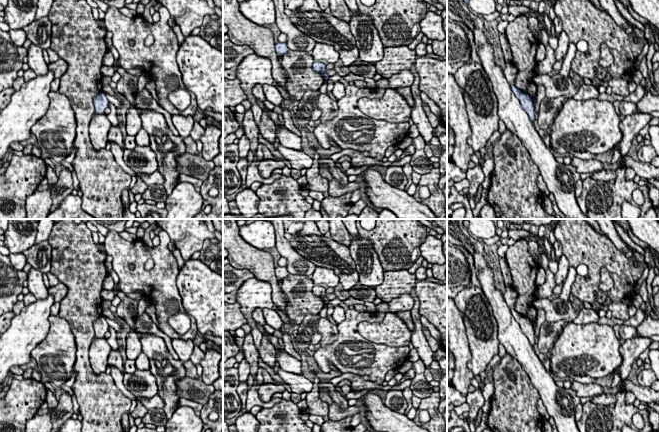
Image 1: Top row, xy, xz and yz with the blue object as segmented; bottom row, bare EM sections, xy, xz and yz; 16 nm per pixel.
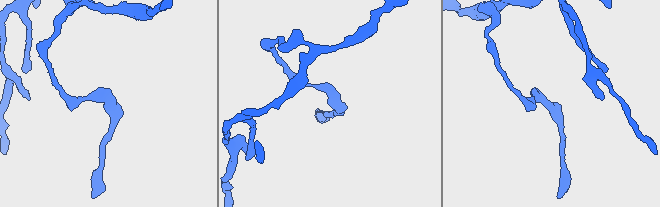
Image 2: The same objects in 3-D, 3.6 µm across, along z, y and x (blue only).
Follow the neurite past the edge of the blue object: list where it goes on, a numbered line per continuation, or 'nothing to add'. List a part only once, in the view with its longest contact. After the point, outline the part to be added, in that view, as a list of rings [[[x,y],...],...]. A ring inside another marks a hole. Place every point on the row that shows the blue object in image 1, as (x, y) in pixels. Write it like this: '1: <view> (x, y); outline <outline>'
nothing to add

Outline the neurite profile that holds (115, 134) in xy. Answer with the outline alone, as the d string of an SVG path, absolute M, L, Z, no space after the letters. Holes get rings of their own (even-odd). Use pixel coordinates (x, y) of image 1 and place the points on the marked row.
M119 125L113 126L110 128L108 133L108 141L116 143L122 150L125 149L124 140L122 136L122 131L120 130Z

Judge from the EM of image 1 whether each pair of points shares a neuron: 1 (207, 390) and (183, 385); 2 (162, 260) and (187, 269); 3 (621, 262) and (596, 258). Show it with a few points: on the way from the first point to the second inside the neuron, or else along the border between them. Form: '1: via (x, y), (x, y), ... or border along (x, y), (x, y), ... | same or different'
1: via (201, 390), (189, 388) | same
2: border along (179, 270), (175, 282) | different
3: via (615, 261), (602, 258) | same

